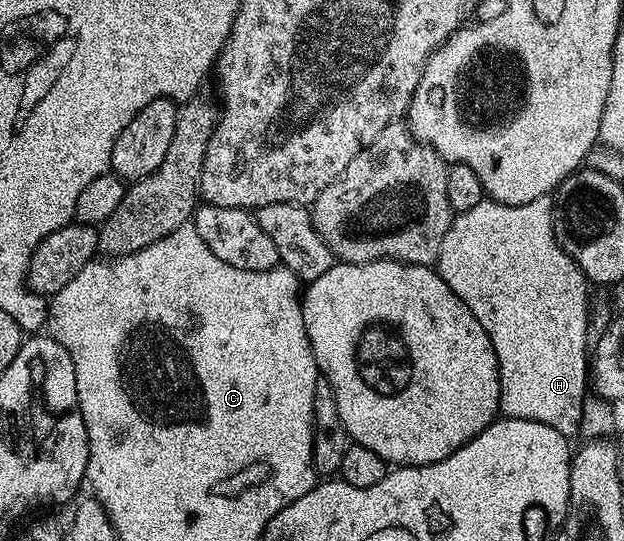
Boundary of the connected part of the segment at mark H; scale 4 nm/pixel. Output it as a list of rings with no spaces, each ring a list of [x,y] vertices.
[[[485,198],[473,210],[458,213],[445,238],[441,238],[437,271],[489,334],[499,367],[500,413],[545,422],[561,435],[575,438],[580,435],[583,403],[589,396],[589,281],[579,267],[571,268],[571,260],[563,260],[563,252],[515,244],[515,209],[516,206]]]

